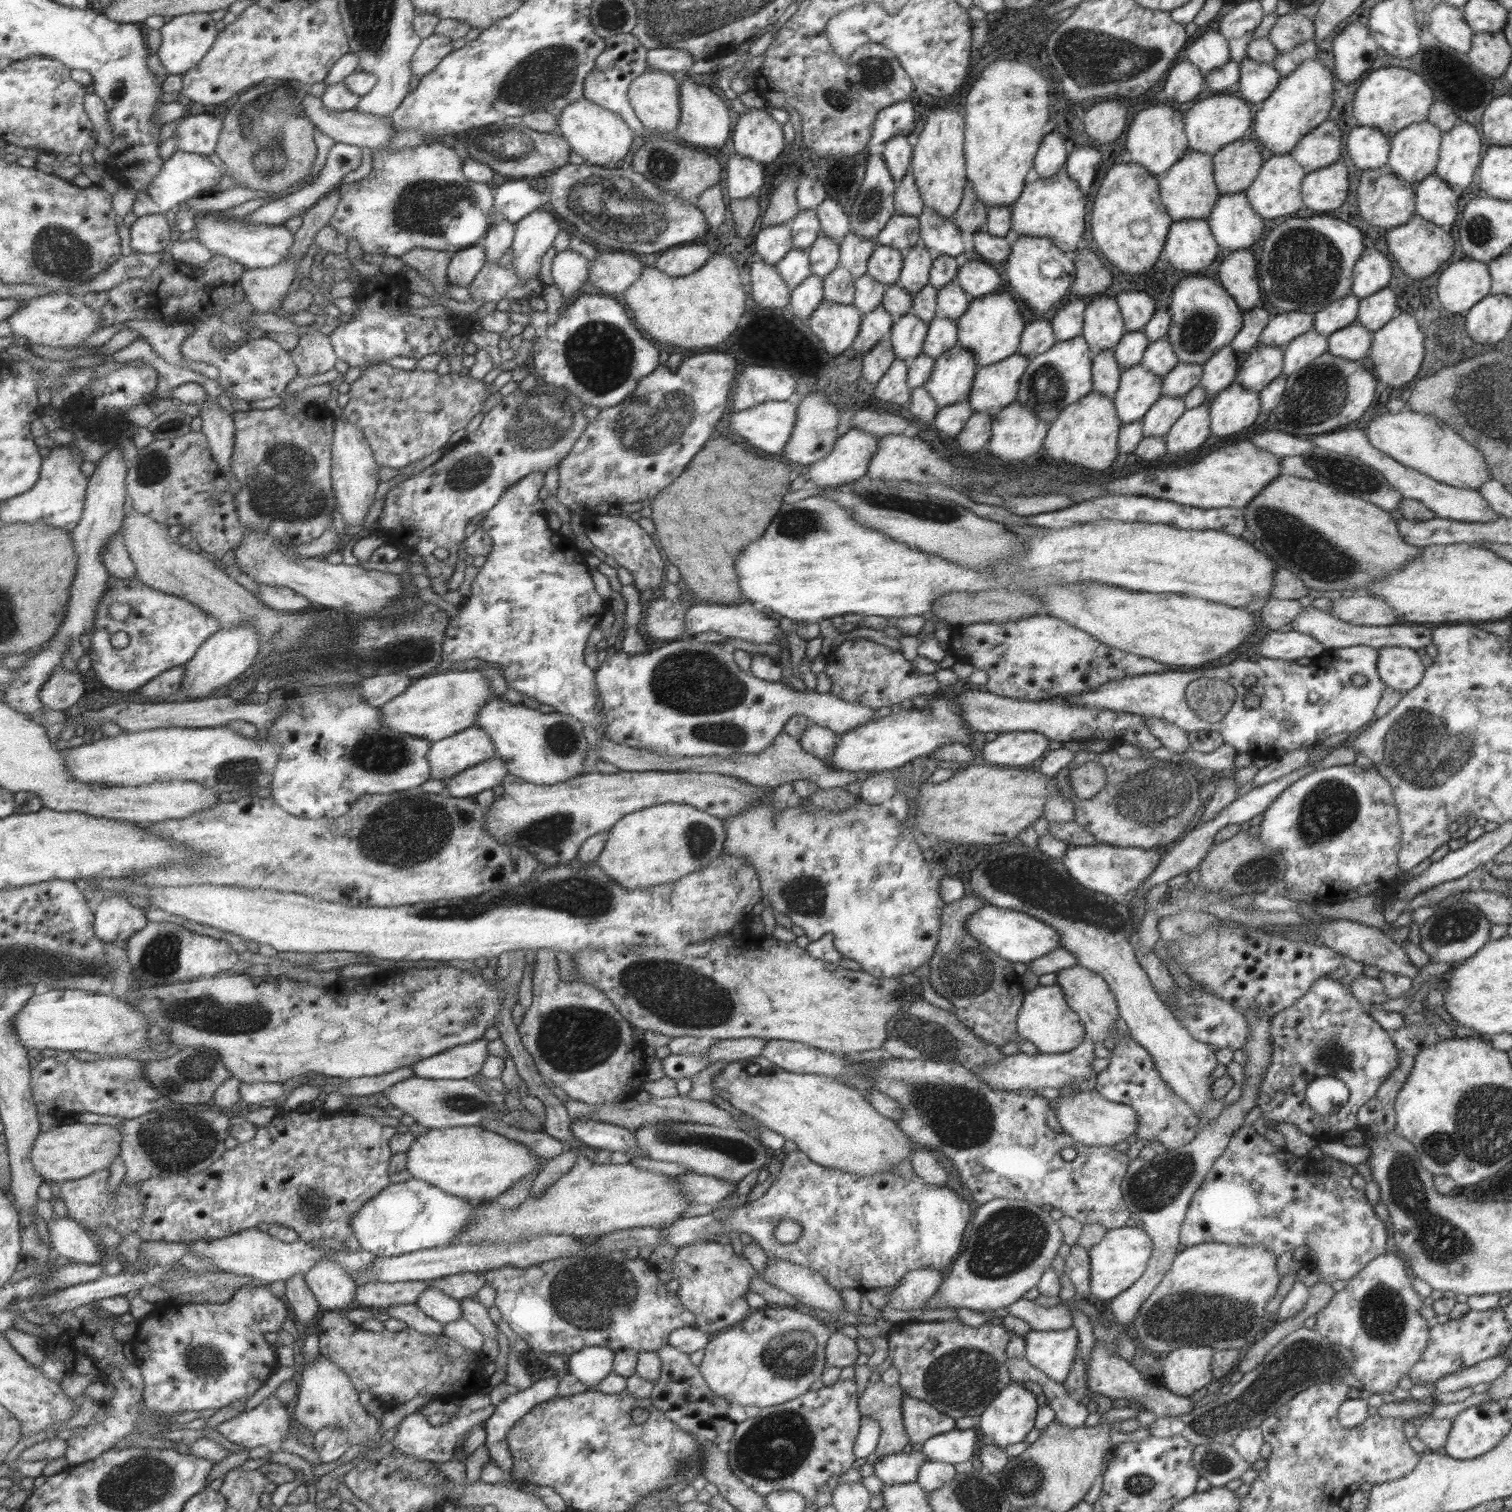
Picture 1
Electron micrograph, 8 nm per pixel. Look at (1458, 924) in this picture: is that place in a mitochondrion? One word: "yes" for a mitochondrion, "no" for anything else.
yes

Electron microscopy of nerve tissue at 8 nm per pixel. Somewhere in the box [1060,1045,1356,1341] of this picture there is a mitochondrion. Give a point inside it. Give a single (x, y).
(1157, 1186)

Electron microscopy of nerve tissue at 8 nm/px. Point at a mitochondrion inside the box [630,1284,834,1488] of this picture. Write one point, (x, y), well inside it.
(775, 1446)

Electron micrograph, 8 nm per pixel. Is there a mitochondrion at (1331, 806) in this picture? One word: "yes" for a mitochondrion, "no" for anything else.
yes

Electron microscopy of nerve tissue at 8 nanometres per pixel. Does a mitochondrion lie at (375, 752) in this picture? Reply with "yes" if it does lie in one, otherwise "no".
yes

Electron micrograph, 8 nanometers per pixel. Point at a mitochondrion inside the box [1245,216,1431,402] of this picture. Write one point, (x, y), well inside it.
(1303, 265)

